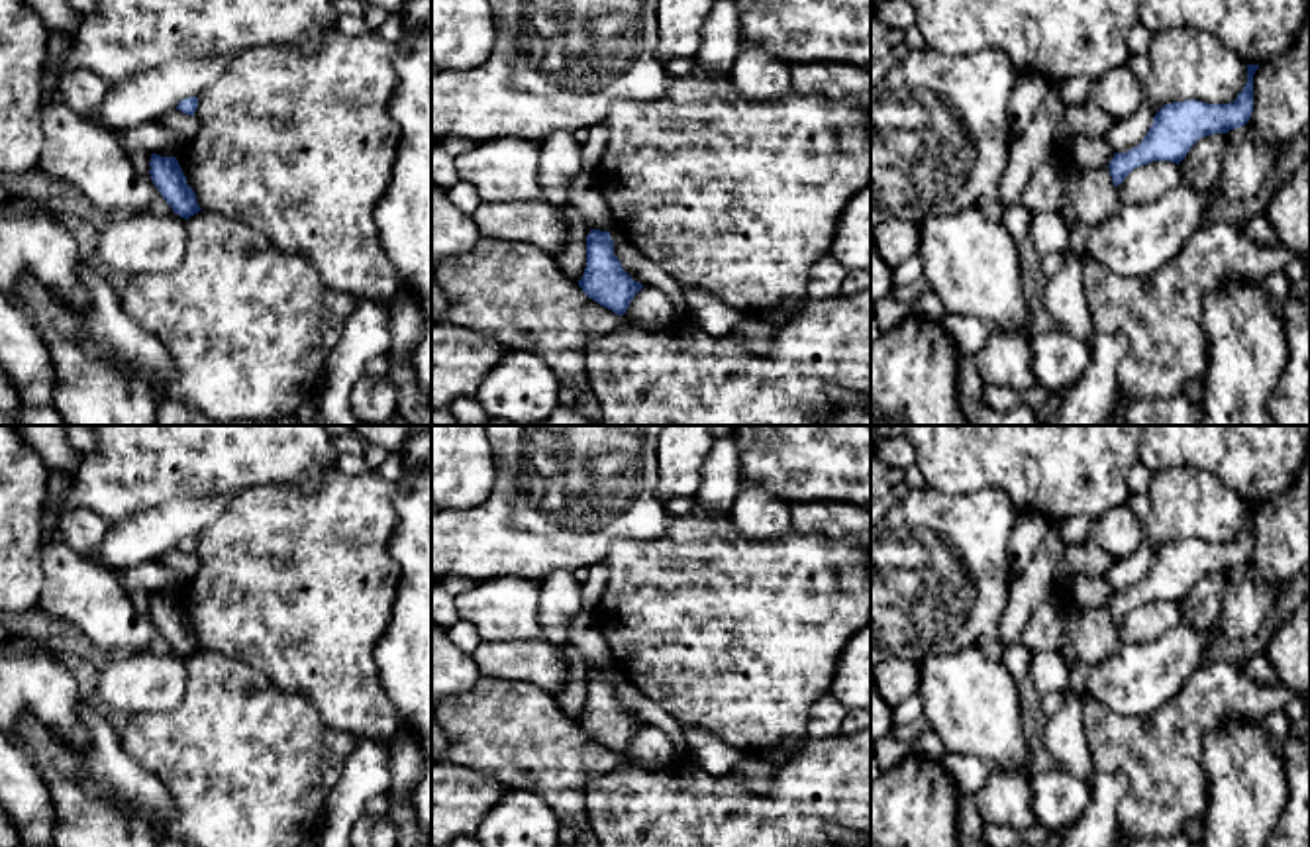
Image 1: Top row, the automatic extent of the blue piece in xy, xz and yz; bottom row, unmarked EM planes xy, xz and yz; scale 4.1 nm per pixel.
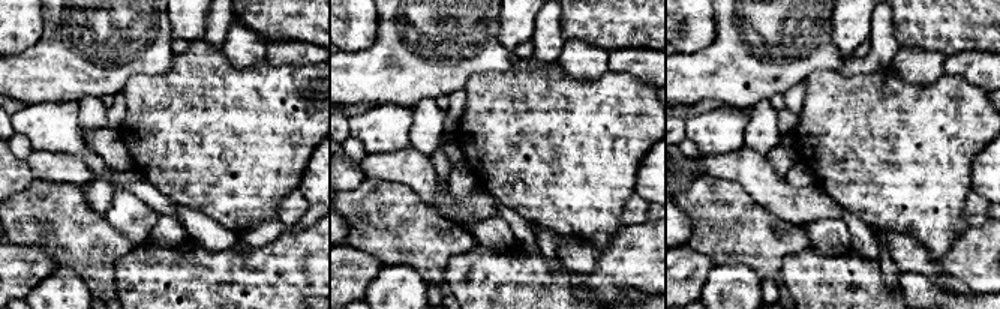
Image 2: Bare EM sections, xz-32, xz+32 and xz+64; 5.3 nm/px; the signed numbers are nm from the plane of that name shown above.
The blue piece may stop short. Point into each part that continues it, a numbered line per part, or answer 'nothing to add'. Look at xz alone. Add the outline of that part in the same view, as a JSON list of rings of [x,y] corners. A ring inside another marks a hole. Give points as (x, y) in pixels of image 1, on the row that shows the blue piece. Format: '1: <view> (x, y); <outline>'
nothing to add

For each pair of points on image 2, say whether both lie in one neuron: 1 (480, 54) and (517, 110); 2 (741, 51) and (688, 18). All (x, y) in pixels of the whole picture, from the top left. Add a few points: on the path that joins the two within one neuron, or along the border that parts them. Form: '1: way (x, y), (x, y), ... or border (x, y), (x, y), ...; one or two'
1: border (510, 69), (473, 74), (462, 87); two
2: border (715, 15), (714, 39), (702, 48), (684, 53); two

